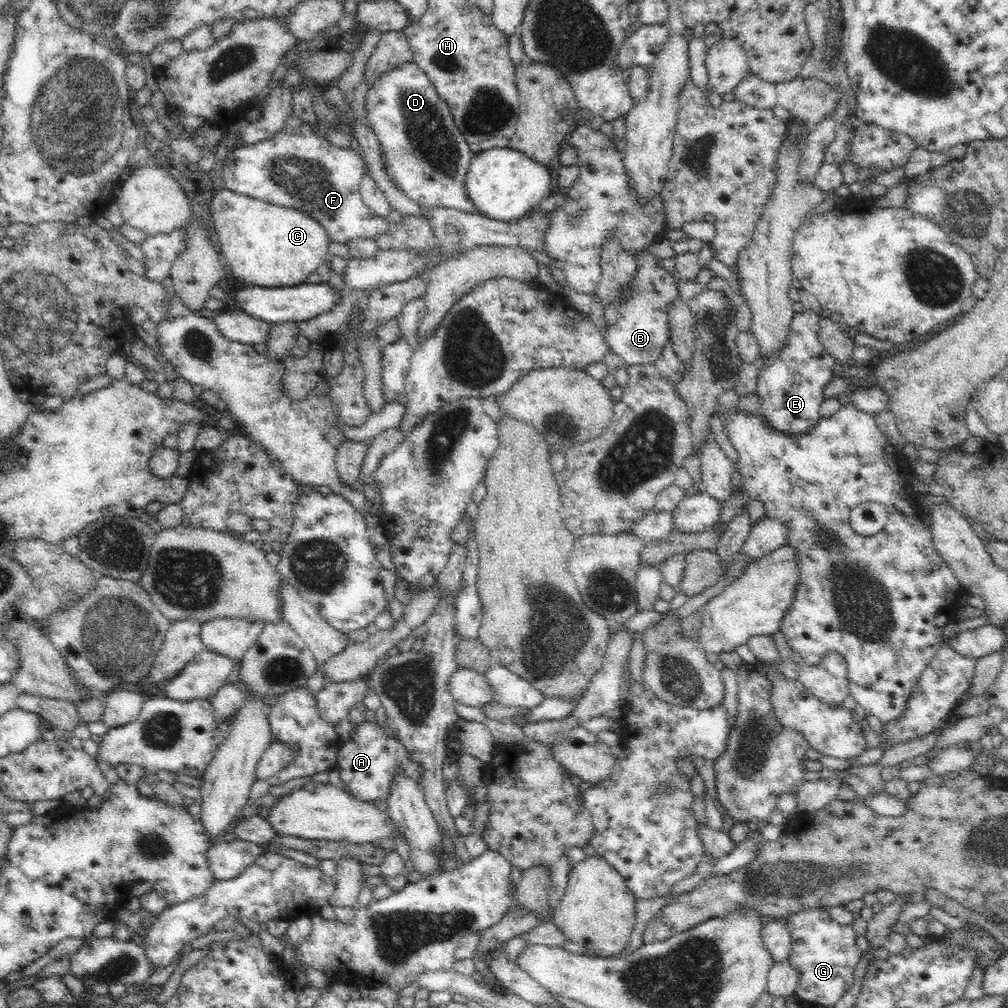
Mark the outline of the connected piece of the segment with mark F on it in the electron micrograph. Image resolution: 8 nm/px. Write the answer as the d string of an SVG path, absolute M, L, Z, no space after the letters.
M292 114L287 118L284 128L270 140L242 145L228 151L222 174L224 186L228 190L307 212L326 229L332 243L348 245L352 240L361 238L378 242L380 236L388 236L393 219L378 216L364 204L359 190L362 177L367 169L362 157L360 151L352 147L342 149L342 147L332 145L328 139L314 133L312 125L302 123L296 115Z

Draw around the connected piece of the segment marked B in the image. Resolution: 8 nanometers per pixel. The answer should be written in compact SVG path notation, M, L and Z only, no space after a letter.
M644 251L638 254L637 272L632 285L636 287L636 296L623 303L618 315L618 322L602 329L602 336L608 350L616 354L622 365L652 364L660 358L662 348L670 343L668 308L679 298L678 285L675 284L671 271L657 266L652 254Z

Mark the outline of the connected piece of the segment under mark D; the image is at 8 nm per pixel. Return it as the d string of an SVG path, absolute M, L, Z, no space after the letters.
M414 61L378 77L367 90L365 107L371 129L380 141L385 172L388 172L398 188L404 191L410 200L422 209L437 207L443 210L476 213L474 203L464 193L464 180L473 153L452 121L450 107L442 102L428 75L424 74Z

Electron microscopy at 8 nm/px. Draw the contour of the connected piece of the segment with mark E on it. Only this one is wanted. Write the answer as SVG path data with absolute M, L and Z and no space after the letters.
M804 310L800 314L795 314L792 320L791 327L789 328L788 340L784 345L784 348L781 348L775 355L771 356L771 359L766 360L762 365L758 378L758 386L756 388L756 396L762 400L762 411L759 412L759 415L765 420L768 424L771 424L776 430L780 432L785 432L786 434L804 434L810 430L810 427L816 426L818 421L821 419L820 416L820 404L825 399L823 395L824 388L830 383L830 380L833 380L839 374L839 363L834 360L834 357L829 352L824 350L823 344L818 340L818 329L819 321L821 318L817 314L813 314L812 310Z

